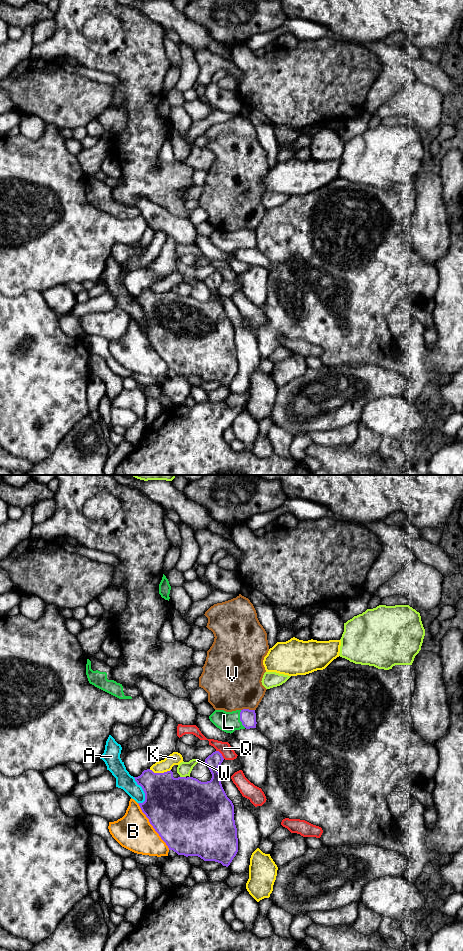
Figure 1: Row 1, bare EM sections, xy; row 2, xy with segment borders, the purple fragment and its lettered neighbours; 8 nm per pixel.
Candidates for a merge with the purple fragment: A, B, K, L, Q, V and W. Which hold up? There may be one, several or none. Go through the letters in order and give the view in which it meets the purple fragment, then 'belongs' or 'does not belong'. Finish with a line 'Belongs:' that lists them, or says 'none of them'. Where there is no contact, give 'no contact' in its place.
A: xy | does not belong
B: xy | does not belong
K: xy | does not belong
L: xy | belongs
Q: xy | does not belong
V: xy | does not belong
W: xy | does not belong
Belongs: L

